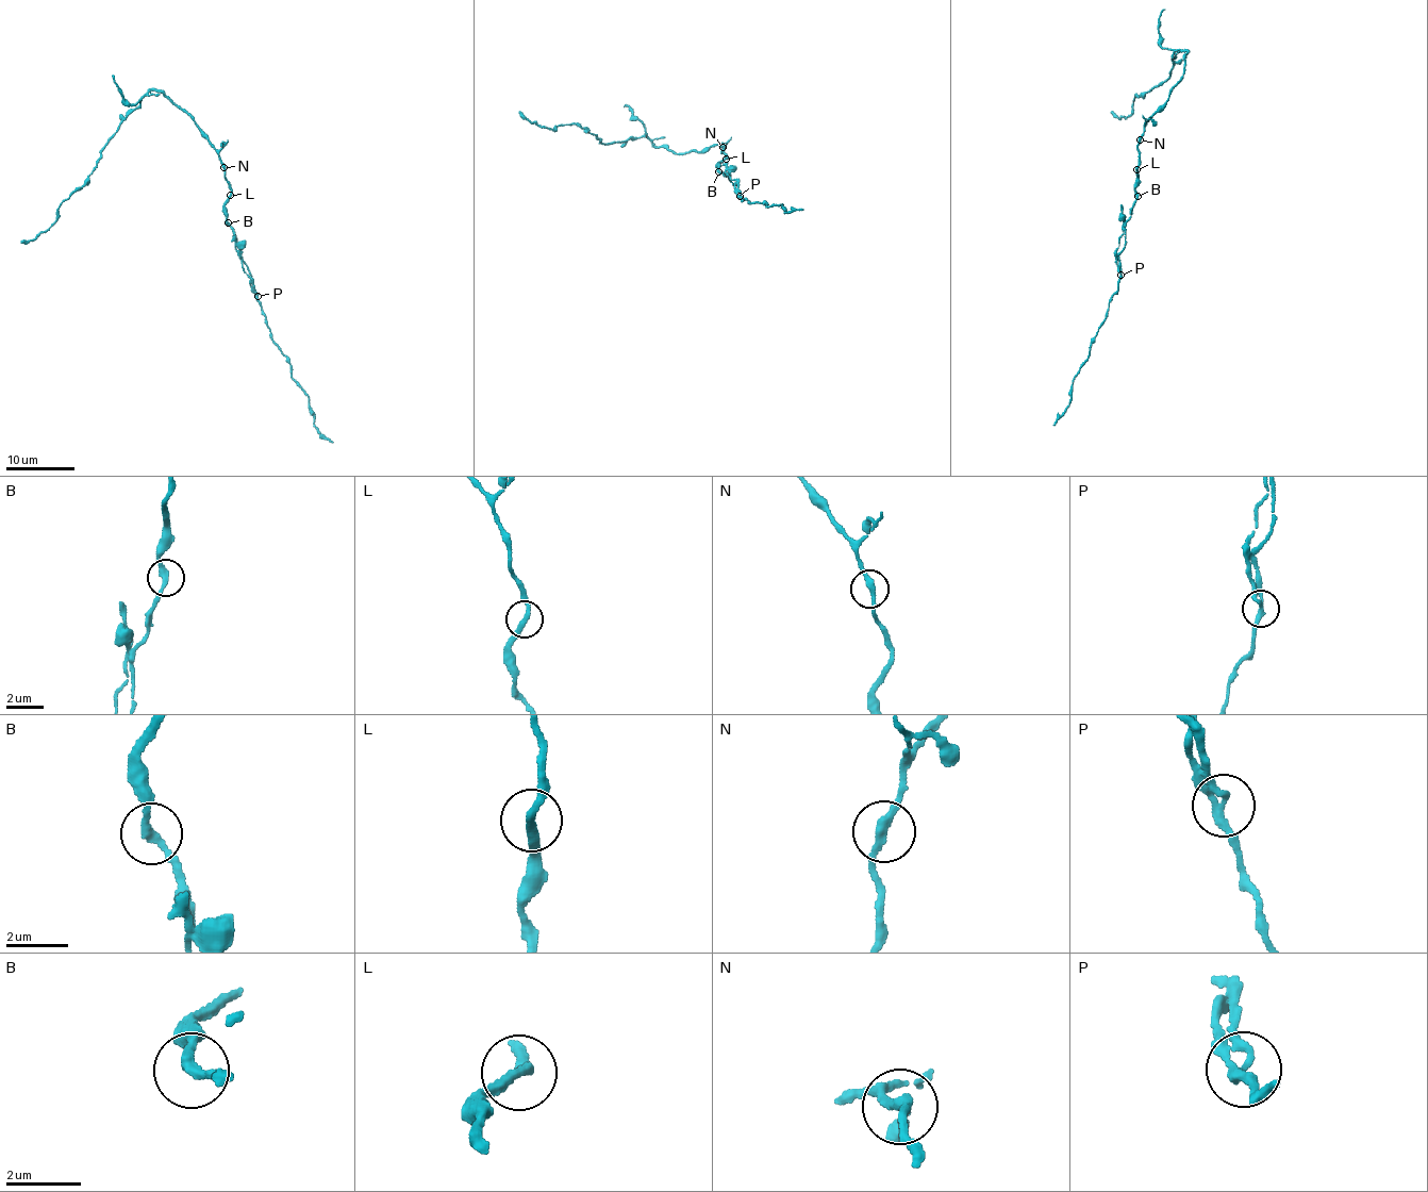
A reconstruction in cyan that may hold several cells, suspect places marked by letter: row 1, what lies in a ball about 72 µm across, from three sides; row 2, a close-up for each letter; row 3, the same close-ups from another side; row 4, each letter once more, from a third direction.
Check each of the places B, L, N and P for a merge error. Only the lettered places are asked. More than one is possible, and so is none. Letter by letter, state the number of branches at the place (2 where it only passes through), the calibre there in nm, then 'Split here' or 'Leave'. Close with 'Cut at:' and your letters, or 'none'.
B: Branches: 2. Thickness 280 nm. Leave
L: Branches: 2. Thickness 240 nm. Leave
N: Branches: 2. Thickness 260 nm. Leave
P: Branches: 2. Thickness 240 nm. Split here
Cut at: P

